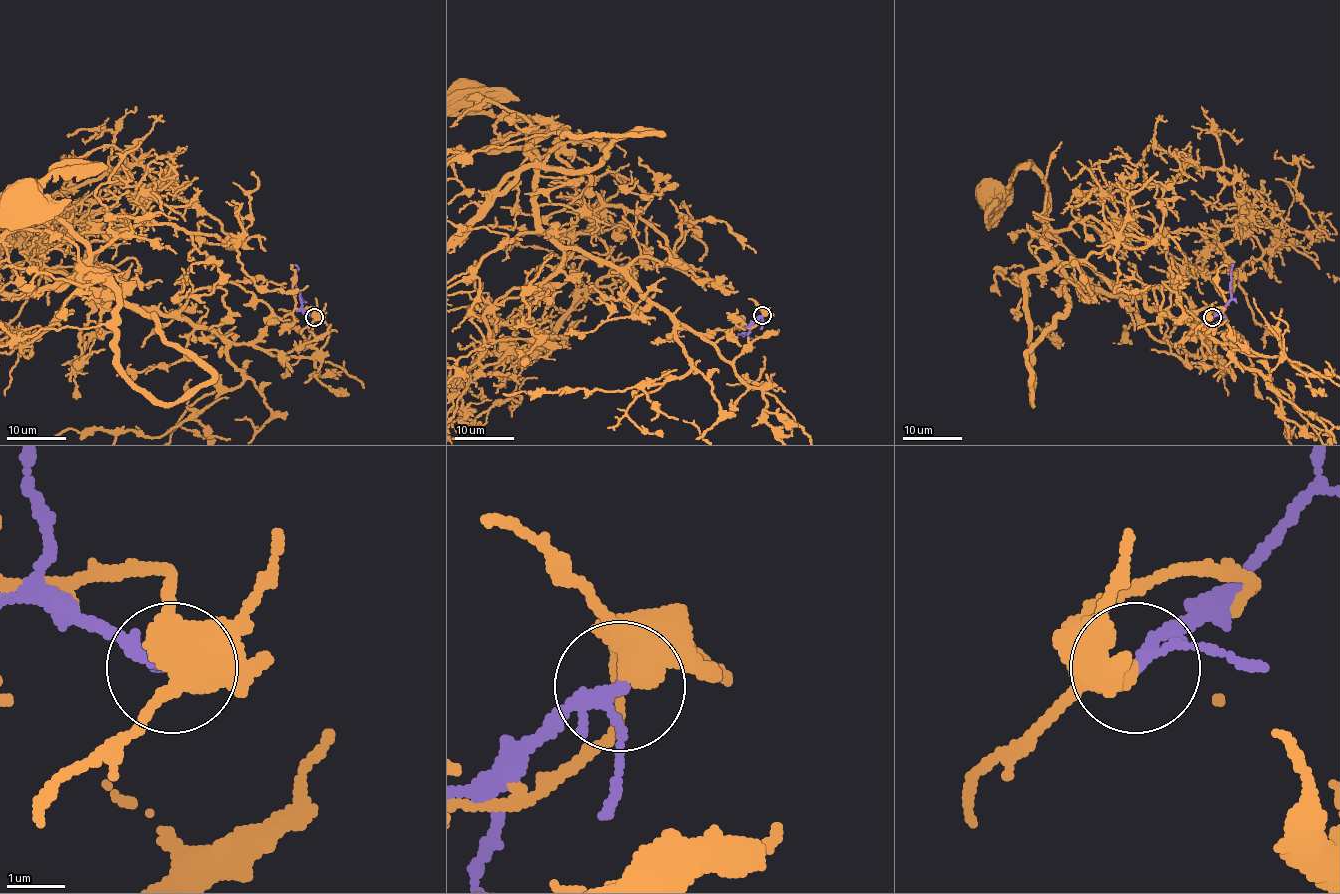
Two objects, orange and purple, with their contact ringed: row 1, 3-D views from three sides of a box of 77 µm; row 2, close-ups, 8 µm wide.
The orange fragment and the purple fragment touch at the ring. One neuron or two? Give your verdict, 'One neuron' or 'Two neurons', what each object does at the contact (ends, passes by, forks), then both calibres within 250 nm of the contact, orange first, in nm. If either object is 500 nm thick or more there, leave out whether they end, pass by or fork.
Two neurons. At the ring orange passes by. At the ring purple passes by. Thickness 440 nm (orange) against 180 nm

